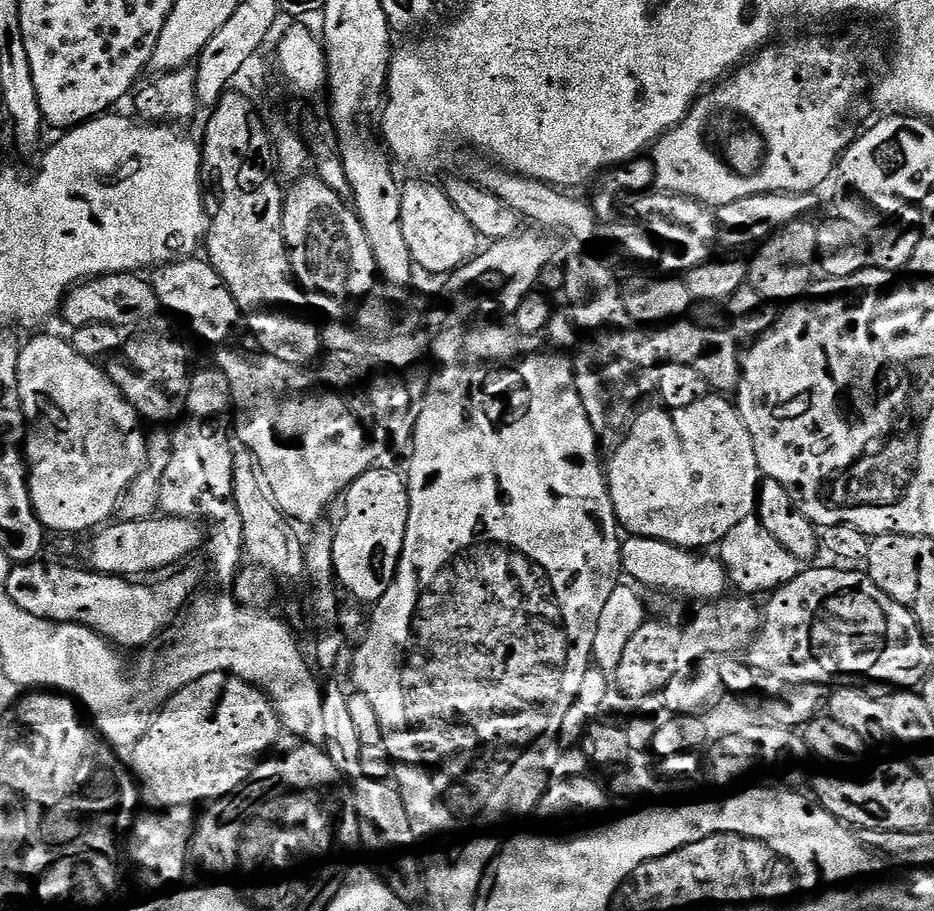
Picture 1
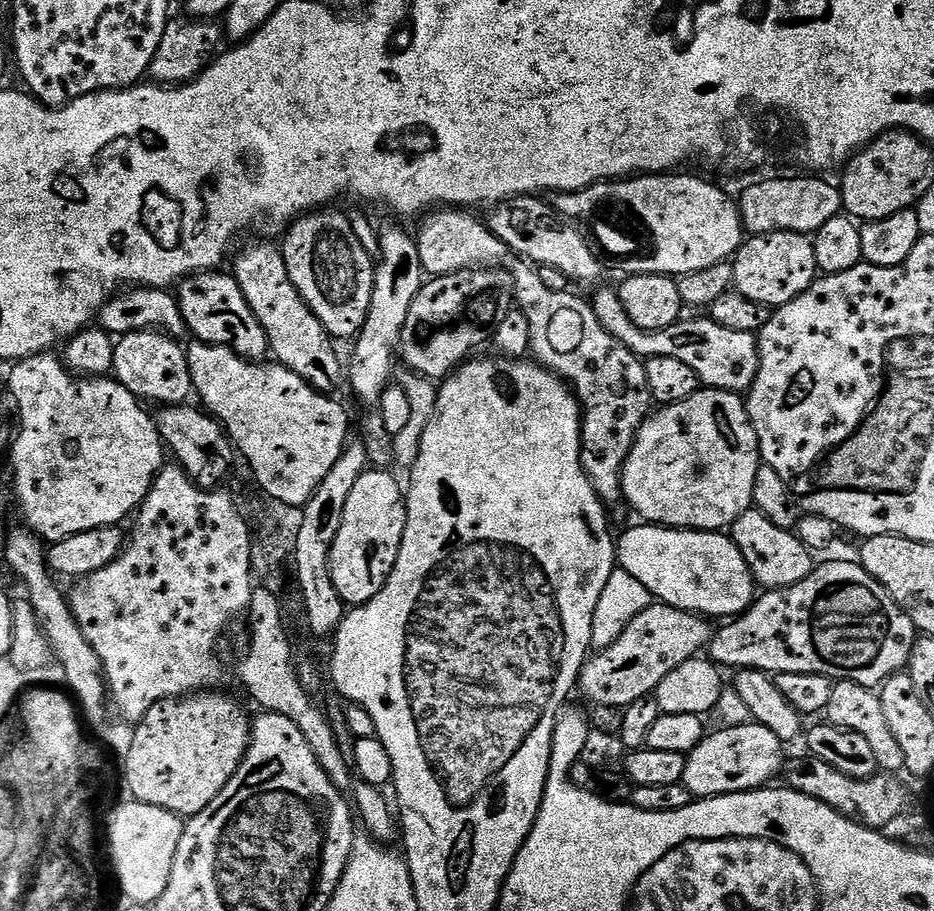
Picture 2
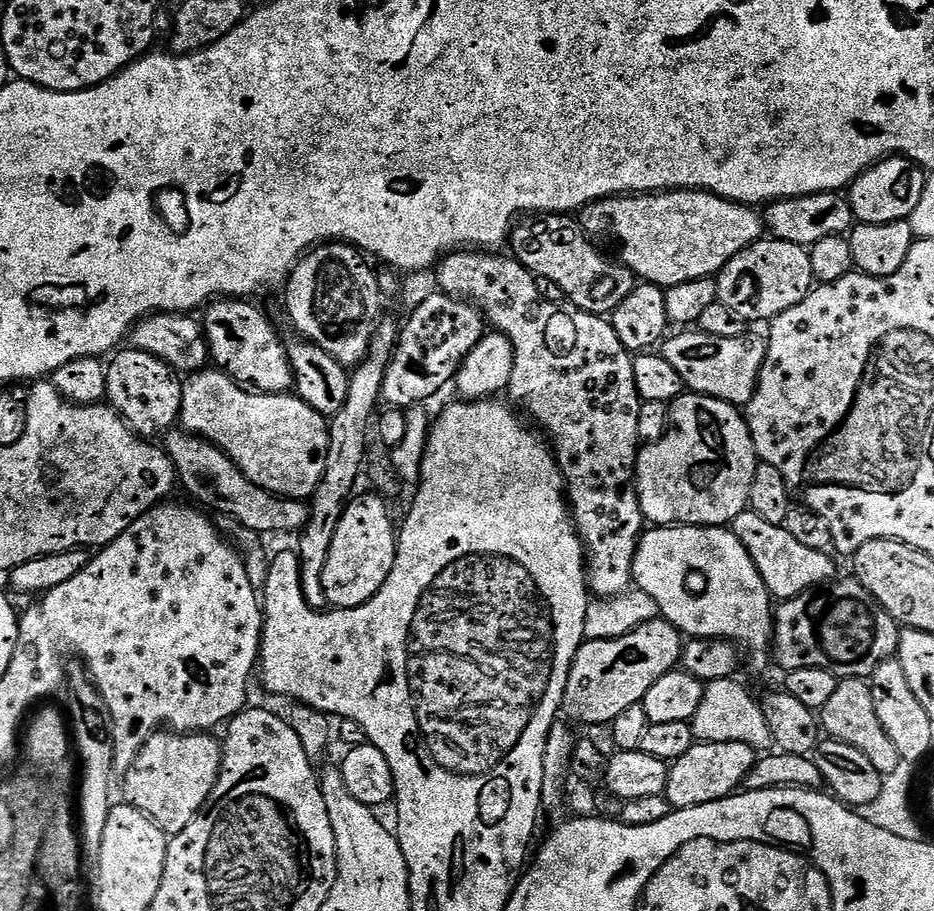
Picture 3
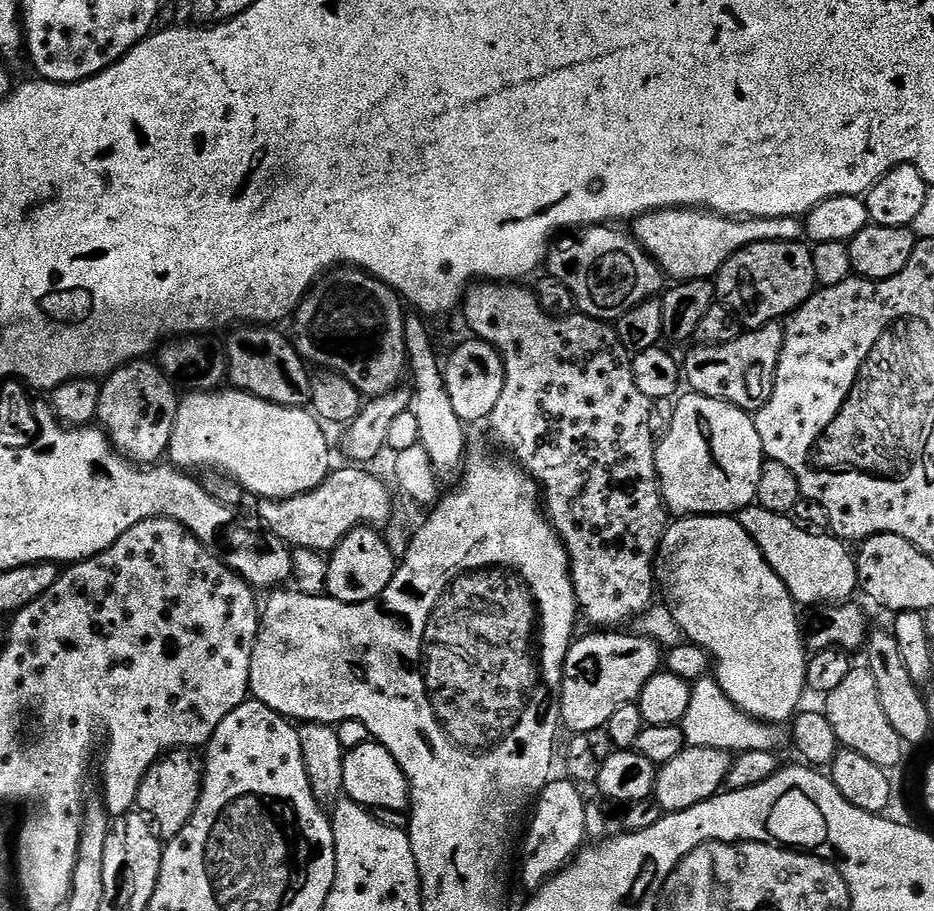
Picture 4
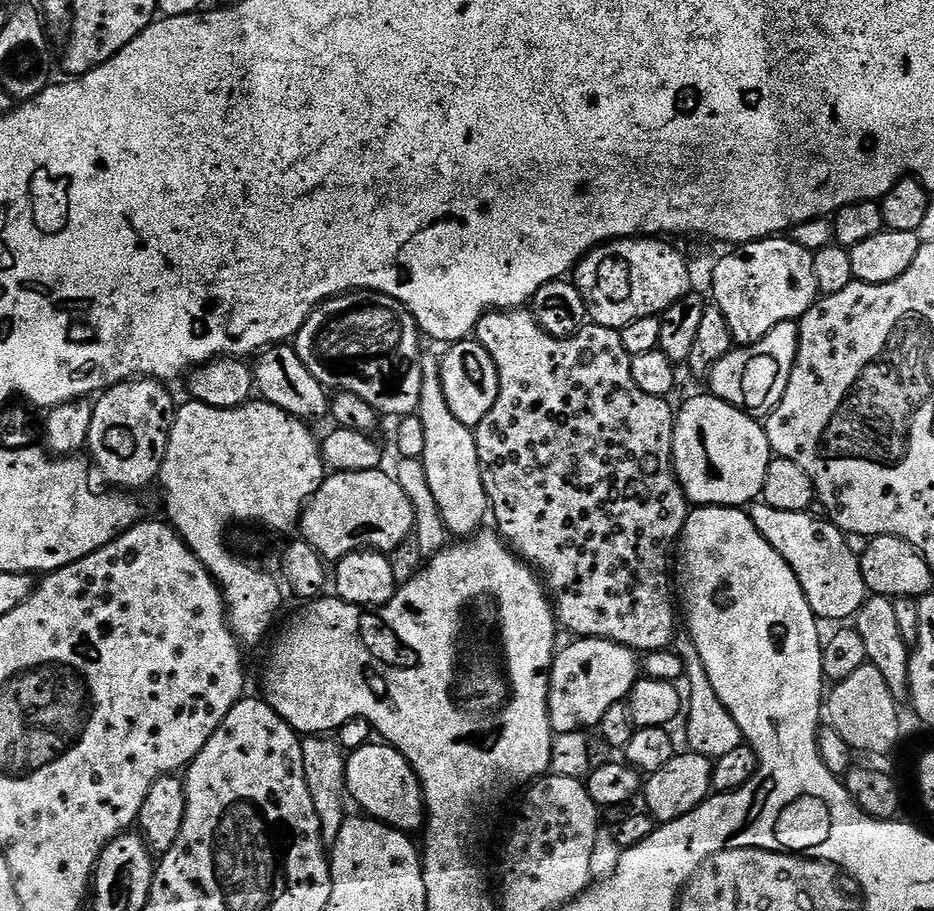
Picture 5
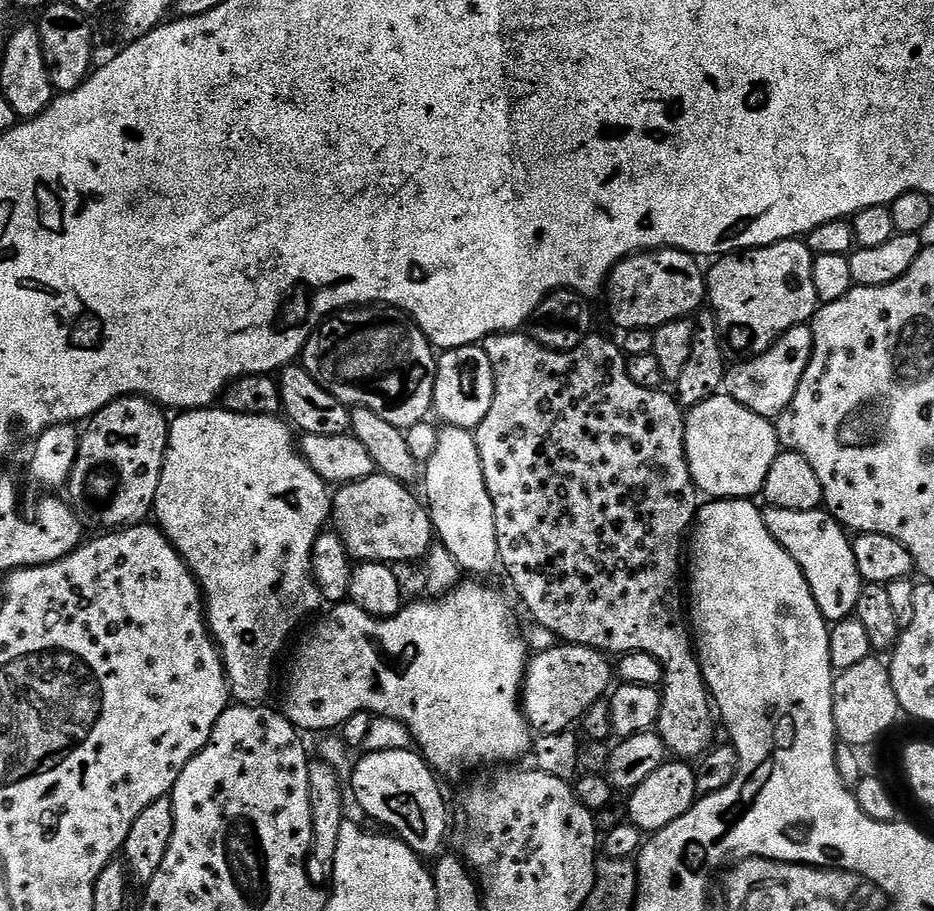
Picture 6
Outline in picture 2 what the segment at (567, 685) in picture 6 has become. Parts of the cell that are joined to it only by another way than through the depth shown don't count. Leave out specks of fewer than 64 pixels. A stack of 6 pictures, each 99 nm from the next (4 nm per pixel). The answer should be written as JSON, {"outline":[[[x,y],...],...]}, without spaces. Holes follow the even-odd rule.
{"outline":[[[652,602],[630,622],[626,630],[622,631],[622,636],[612,646],[597,651],[585,663],[578,681],[579,691],[584,691],[585,698],[593,700],[593,705],[621,710],[633,704],[638,698],[653,695],[662,678],[666,678],[666,674],[682,666],[682,662],[699,657],[707,649],[710,639],[708,624],[709,621],[705,617],[698,616],[694,612],[683,612],[663,602]]]}

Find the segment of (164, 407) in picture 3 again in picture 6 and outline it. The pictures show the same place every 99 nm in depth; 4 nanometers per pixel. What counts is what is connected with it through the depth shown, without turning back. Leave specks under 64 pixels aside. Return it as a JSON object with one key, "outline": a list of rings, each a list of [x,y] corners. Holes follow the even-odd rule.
{"outline":[[[123,396],[107,404],[87,421],[88,429],[83,429],[78,458],[66,485],[67,499],[85,525],[93,524],[100,528],[96,530],[119,530],[145,523],[153,515],[158,482],[164,469],[164,455],[168,449],[170,420],[164,416],[167,416],[165,409],[153,404],[147,396]]]}

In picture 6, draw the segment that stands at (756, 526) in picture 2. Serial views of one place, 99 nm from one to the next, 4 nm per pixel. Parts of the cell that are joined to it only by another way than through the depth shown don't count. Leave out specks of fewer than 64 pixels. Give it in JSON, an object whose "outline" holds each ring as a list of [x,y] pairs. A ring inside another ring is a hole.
{"outline":[[[768,506],[763,509],[763,513],[766,530],[770,530],[770,534],[783,546],[786,554],[790,554],[790,558],[794,558],[794,562],[798,562],[798,566],[810,586],[810,594],[825,620],[835,622],[849,619],[858,606],[858,594],[862,581],[858,574],[858,562],[854,562],[852,540],[844,525],[839,524],[826,510],[811,512],[810,510],[782,510]]]}

